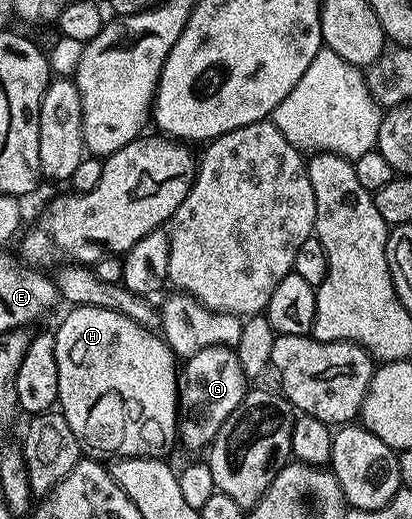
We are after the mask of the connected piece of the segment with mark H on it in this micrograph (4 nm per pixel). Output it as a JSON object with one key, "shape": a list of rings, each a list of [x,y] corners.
{"shape":[[[74,307],[63,317],[62,324],[59,325],[58,331],[53,332],[53,336],[56,341],[56,369],[58,370],[56,403],[60,408],[60,414],[68,421],[72,433],[76,433],[79,444],[83,448],[91,447],[94,451],[103,451],[106,457],[121,457],[123,455],[162,457],[167,454],[165,451],[170,446],[175,446],[178,433],[180,367],[176,362],[174,352],[171,351],[161,334],[150,331],[147,327],[142,327],[136,321],[129,319],[127,315],[121,315],[107,307]]]}

